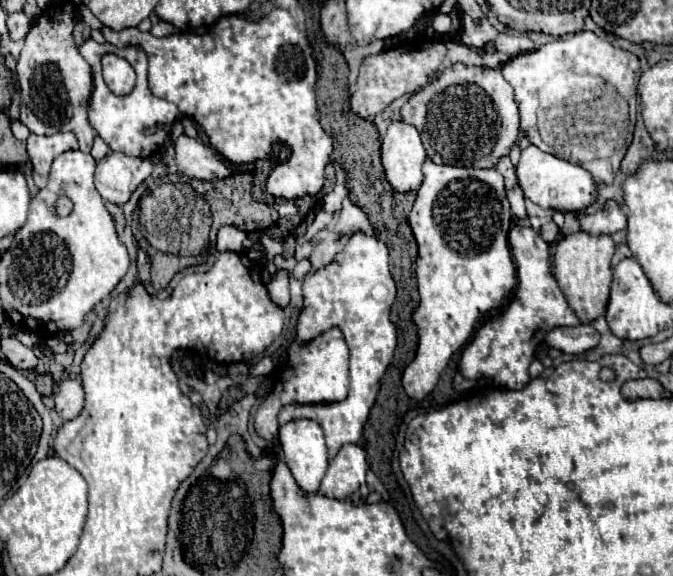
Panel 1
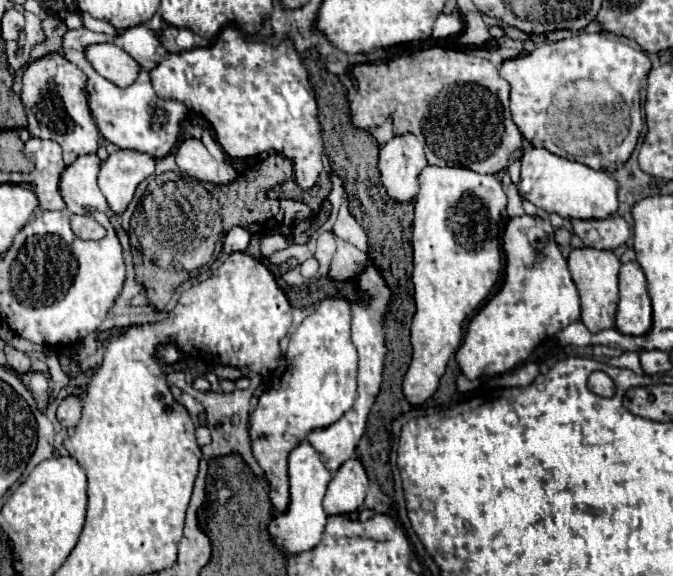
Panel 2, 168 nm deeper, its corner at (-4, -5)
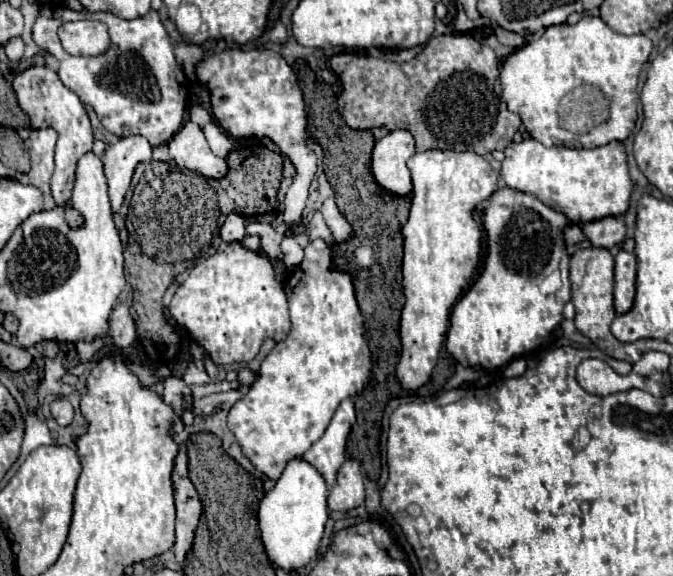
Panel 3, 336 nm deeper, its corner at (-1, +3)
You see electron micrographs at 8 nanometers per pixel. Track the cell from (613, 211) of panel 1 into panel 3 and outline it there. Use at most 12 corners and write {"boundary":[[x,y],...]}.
{"boundary":[[617,216],[585,222],[585,238],[599,248],[621,244],[627,226]]}

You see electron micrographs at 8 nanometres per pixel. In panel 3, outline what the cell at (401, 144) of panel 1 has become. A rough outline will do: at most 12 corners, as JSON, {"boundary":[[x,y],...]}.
{"boundary":[[409,130],[377,140],[373,176],[385,190],[411,192],[407,160],[415,154]]}

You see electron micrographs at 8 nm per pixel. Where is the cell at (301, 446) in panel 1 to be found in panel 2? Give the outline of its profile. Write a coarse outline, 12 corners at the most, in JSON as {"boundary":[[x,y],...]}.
{"boundary":[[302,442],[288,456],[288,512],[268,524],[292,556],[320,542],[332,476]]}

